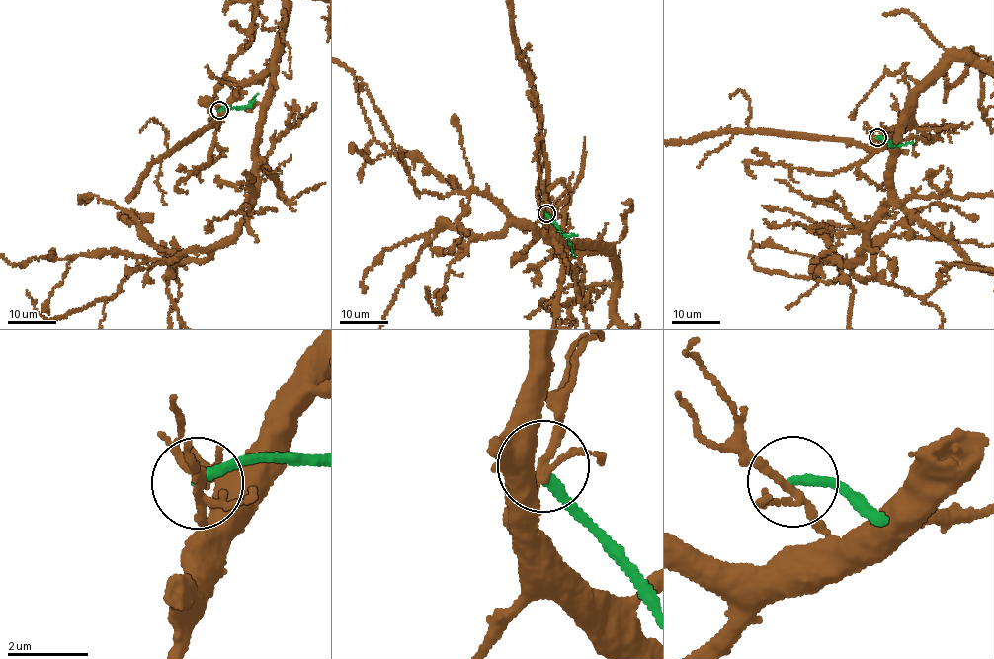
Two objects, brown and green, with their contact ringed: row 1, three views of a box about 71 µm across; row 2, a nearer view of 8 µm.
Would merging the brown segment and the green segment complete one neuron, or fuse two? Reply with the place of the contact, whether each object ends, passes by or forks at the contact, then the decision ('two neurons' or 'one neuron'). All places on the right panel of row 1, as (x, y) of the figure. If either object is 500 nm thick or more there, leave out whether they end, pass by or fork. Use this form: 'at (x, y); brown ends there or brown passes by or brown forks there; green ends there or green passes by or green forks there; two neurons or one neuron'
at (877, 137); brown forks there; green ends there; two neurons

